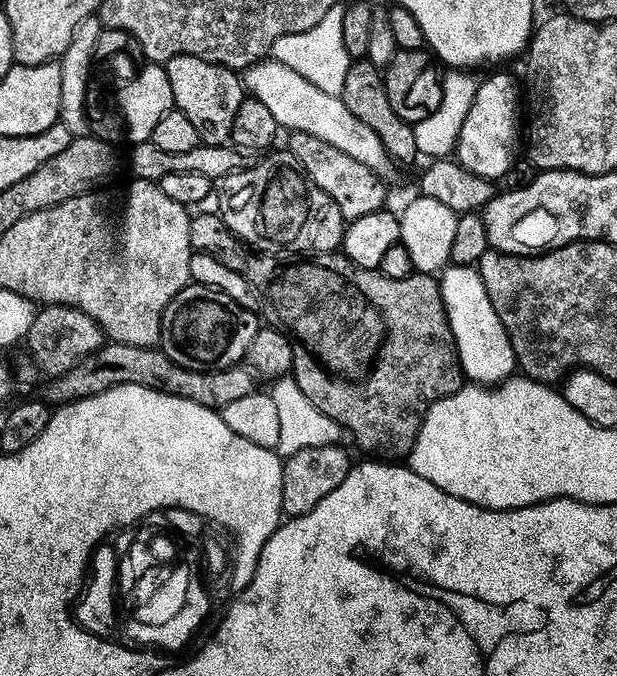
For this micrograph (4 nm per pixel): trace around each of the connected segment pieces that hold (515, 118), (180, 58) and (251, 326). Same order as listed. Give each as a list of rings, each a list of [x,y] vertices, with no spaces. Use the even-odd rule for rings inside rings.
[[[496,72],[481,79],[476,85],[474,102],[466,110],[466,122],[458,134],[455,159],[466,170],[482,178],[496,182],[504,177],[506,170],[517,159],[516,139],[522,136],[522,92],[516,89],[516,80],[508,72]]]
[[[178,54],[170,58],[164,69],[170,78],[174,107],[182,114],[186,114],[186,118],[190,118],[194,130],[198,130],[201,141],[206,144],[228,144],[234,114],[246,99],[244,82],[238,75],[237,69],[206,62],[190,54]]]
[[[189,283],[166,306],[160,323],[160,351],[186,370],[213,372],[239,365],[248,355],[250,342],[262,326],[255,311],[234,302],[225,292],[206,284]]]

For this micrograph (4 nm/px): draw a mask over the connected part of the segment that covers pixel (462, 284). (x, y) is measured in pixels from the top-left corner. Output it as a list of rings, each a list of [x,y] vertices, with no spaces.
[[[452,264],[443,269],[439,281],[444,312],[452,327],[465,377],[480,386],[495,386],[509,379],[517,371],[516,355],[494,306],[490,306],[490,294],[486,294],[479,271],[466,264]]]

